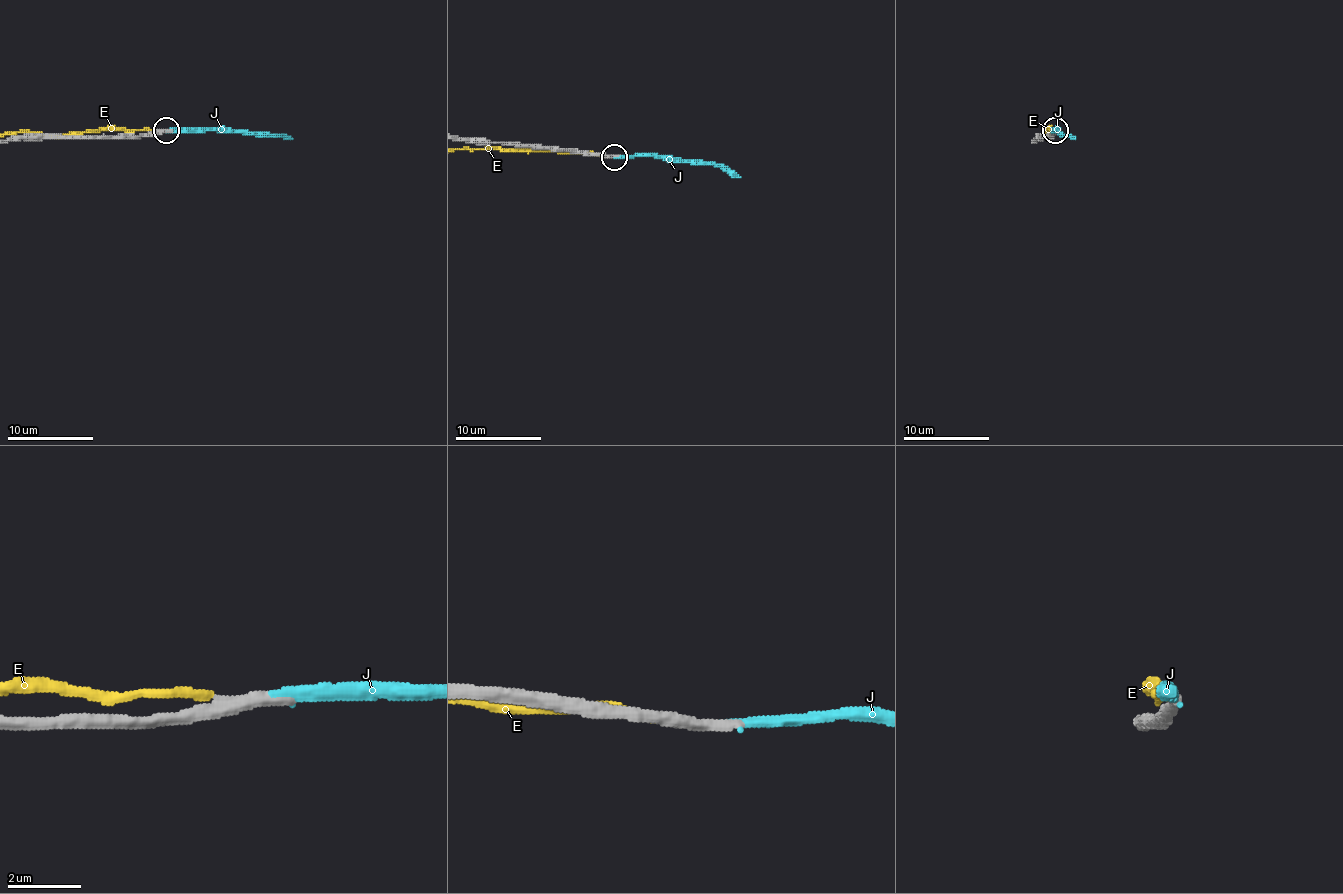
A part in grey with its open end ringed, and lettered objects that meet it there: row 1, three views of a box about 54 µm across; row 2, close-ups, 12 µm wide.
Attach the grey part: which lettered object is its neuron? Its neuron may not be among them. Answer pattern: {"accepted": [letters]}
{"accepted": ["J"]}

